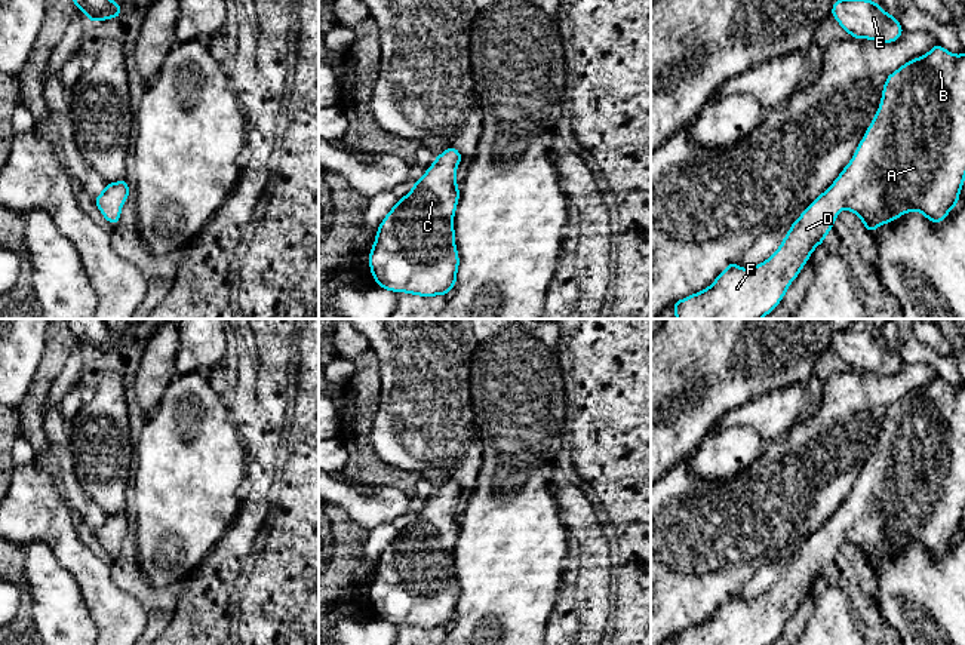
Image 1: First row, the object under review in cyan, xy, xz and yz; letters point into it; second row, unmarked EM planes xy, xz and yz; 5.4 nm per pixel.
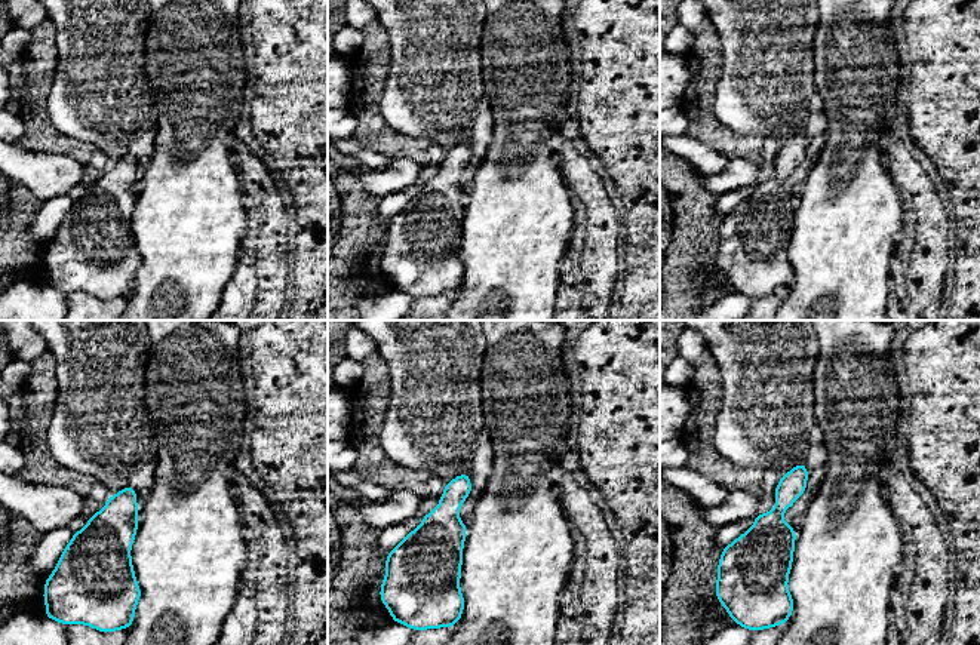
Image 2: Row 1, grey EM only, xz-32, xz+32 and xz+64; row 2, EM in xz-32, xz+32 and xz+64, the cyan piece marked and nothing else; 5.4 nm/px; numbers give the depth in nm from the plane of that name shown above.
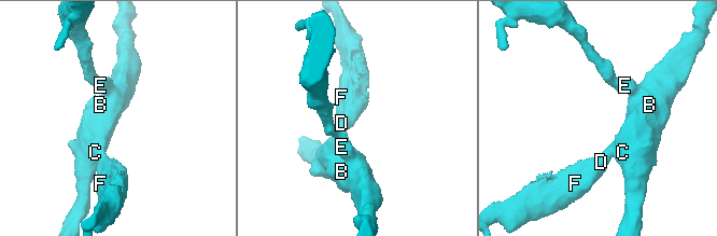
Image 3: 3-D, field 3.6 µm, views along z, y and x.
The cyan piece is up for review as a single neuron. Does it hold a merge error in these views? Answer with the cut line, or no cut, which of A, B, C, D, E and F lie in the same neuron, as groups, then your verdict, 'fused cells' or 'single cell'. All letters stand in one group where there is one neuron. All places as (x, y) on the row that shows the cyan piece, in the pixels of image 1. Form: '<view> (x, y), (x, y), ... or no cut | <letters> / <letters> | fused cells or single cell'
no cut | A B C D E F | single cell

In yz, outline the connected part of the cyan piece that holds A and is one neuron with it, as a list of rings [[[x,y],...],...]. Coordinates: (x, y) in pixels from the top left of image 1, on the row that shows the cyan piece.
[[[937,43],[926,55],[907,61],[886,77],[881,105],[851,162],[835,182],[792,222],[792,228],[787,231],[780,248],[766,261],[752,268],[740,268],[731,261],[707,289],[673,302],[676,319],[762,319],[781,302],[790,283],[799,276],[812,251],[824,242],[840,209],[857,214],[867,233],[912,211],[918,211],[934,224],[940,224],[958,205],[964,181],[965,52],[962,55],[952,55]]]

